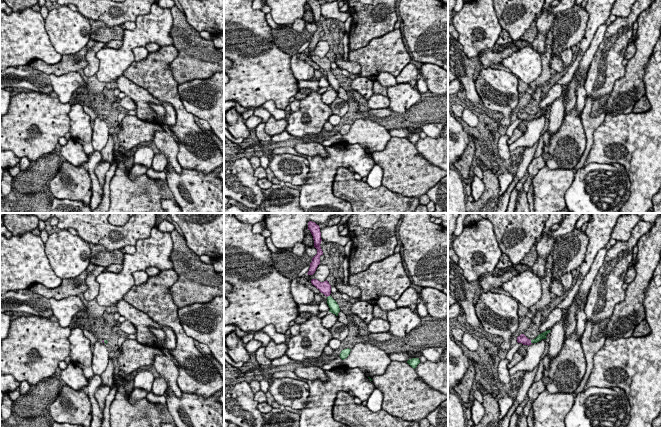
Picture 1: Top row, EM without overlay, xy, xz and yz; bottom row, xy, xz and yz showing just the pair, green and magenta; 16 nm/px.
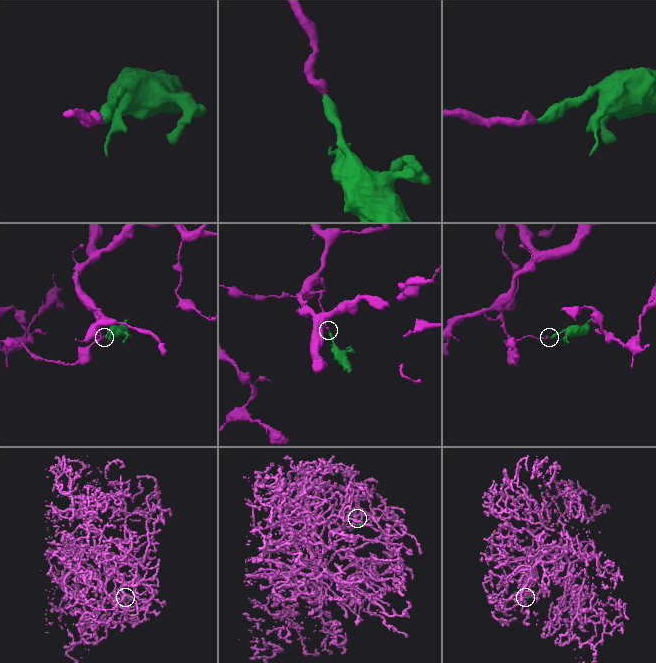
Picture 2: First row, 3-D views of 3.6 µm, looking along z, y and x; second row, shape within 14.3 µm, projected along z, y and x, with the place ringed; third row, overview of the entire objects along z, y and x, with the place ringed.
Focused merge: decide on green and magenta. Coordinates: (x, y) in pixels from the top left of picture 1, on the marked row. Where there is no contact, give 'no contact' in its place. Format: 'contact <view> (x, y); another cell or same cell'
contact yz (531, 342); same cell

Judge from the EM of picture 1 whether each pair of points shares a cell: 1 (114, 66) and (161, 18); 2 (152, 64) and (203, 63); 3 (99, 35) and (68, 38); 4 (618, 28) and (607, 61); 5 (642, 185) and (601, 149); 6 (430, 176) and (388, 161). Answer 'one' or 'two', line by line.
1: one
2: two
3: two
4: one
5: one
6: one

